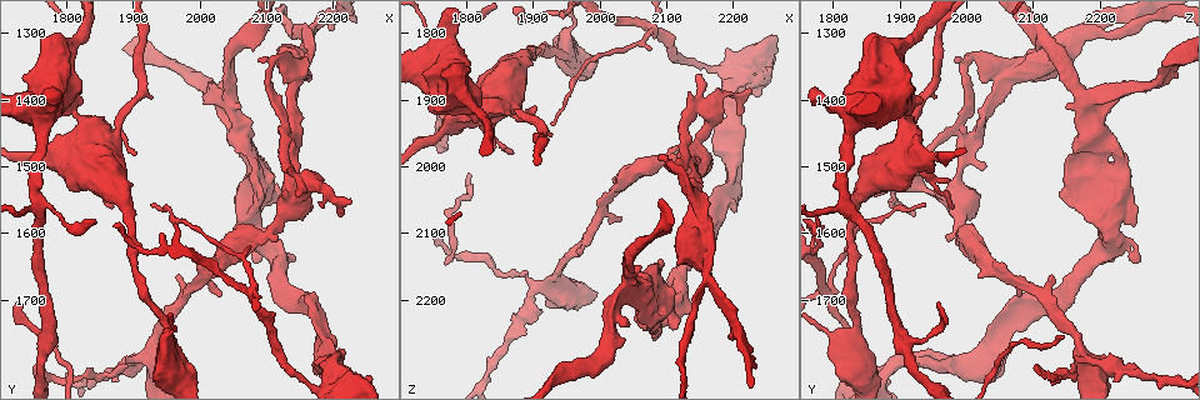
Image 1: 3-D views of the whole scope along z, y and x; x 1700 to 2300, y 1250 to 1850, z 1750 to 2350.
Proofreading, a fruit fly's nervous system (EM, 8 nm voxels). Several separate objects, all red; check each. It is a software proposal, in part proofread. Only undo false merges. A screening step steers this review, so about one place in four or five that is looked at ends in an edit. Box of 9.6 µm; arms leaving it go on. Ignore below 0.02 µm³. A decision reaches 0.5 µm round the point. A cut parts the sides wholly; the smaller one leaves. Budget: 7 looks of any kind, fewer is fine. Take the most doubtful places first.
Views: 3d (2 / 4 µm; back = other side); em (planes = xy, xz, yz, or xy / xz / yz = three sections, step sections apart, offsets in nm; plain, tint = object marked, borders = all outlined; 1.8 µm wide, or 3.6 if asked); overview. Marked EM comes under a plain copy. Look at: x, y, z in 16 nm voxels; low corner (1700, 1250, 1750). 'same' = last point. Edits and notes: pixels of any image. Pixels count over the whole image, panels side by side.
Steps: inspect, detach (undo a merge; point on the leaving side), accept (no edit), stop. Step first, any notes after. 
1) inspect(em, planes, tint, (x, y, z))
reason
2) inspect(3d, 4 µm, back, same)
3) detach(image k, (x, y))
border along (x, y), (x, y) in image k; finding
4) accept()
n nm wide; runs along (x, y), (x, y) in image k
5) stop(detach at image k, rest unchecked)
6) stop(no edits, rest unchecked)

inspect(em, xz, step 4, tint, (2160, 1300, 2170))

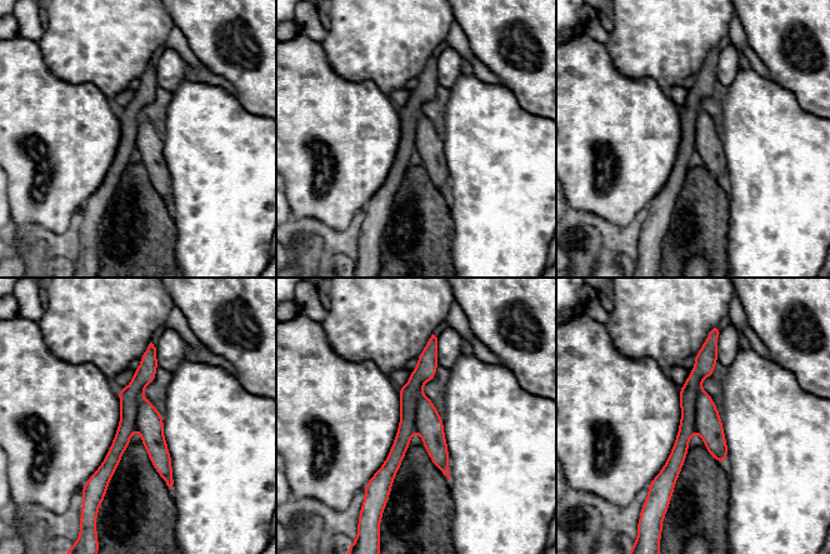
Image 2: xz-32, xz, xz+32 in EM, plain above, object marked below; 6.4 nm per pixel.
inspect(em, planes, borders, same)
cut it another way

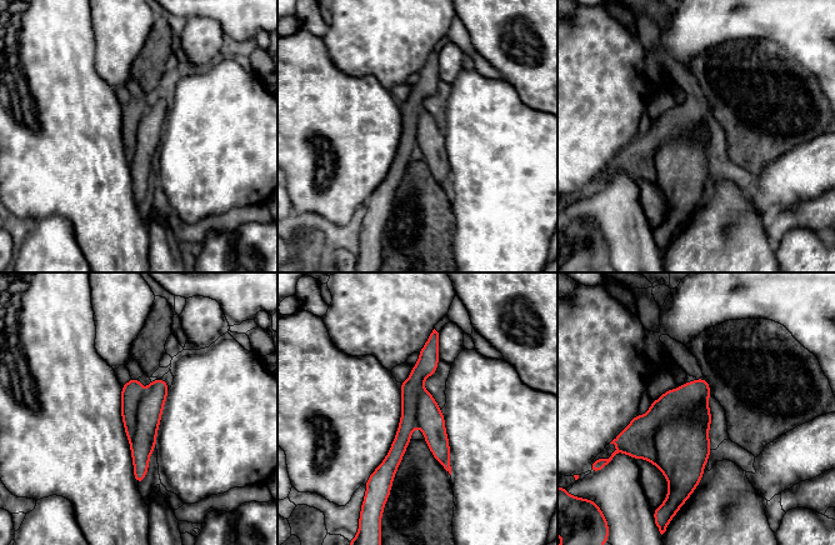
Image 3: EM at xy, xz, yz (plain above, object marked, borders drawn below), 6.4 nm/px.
detach(image 3, (636, 440))
border along (706, 404), (660, 426), (655, 465) in image 3; a second neuron is stuck on

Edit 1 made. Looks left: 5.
inspect(overview)

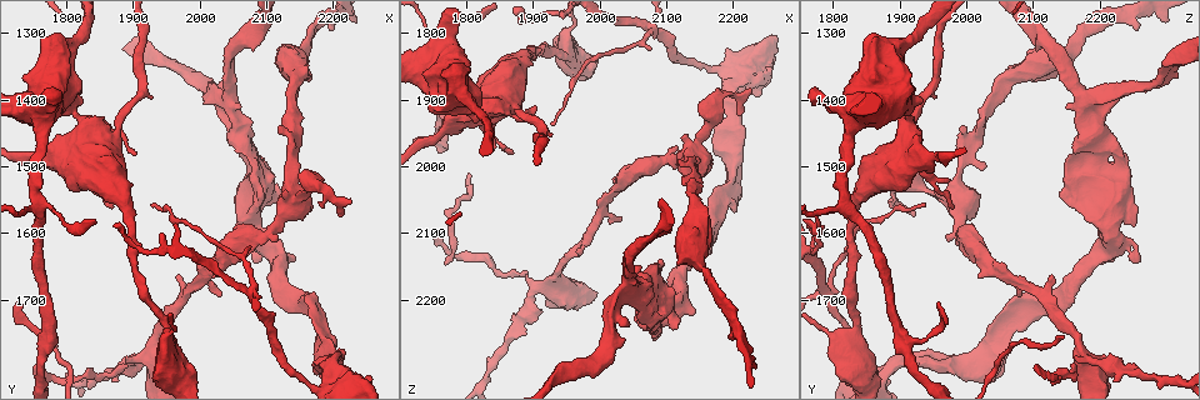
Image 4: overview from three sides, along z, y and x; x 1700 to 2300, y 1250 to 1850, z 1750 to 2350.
inspect(3d, 4 µm, (2195, 1820, 1875))
calibre changes

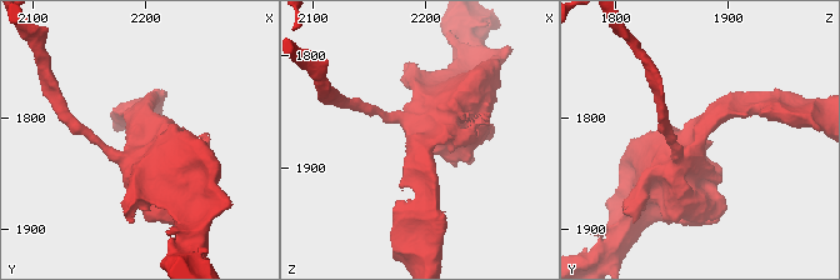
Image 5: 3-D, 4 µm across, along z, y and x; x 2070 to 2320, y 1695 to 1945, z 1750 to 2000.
inspect(em, xy, step 16, borders, (2194, 1816, 1872))
arms of 220, 900 nm; shape alone is not enough

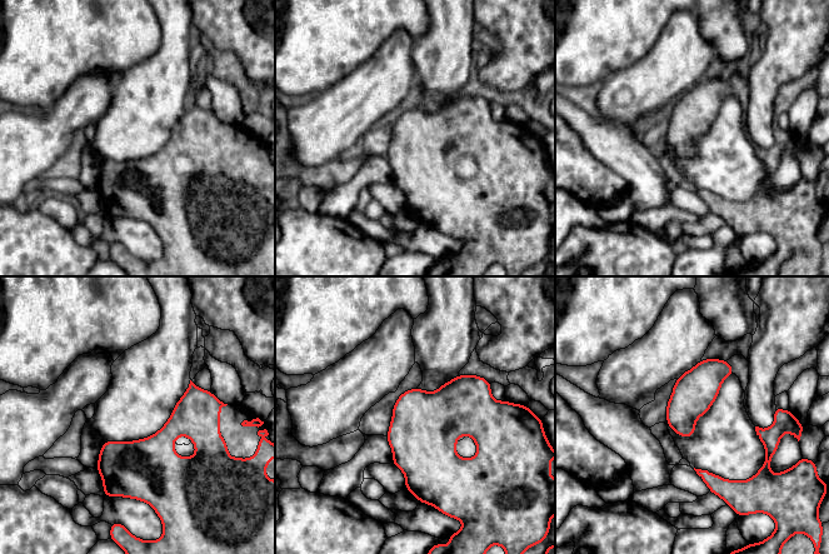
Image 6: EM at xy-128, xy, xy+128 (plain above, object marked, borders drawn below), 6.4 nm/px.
accept()
all the same neuron

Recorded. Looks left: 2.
inspect(3d, 4 µm, (2085, 1545, 2215))
abrupt turn

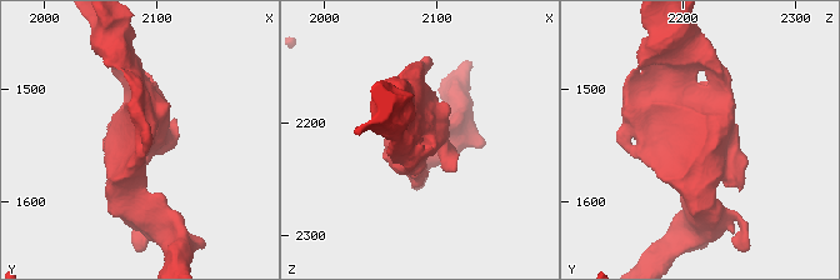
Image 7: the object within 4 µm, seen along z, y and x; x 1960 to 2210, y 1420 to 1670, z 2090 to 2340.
inspect(em, 3.6 µm, planes, tint, (2080, 1548, 2212))
need the tissue

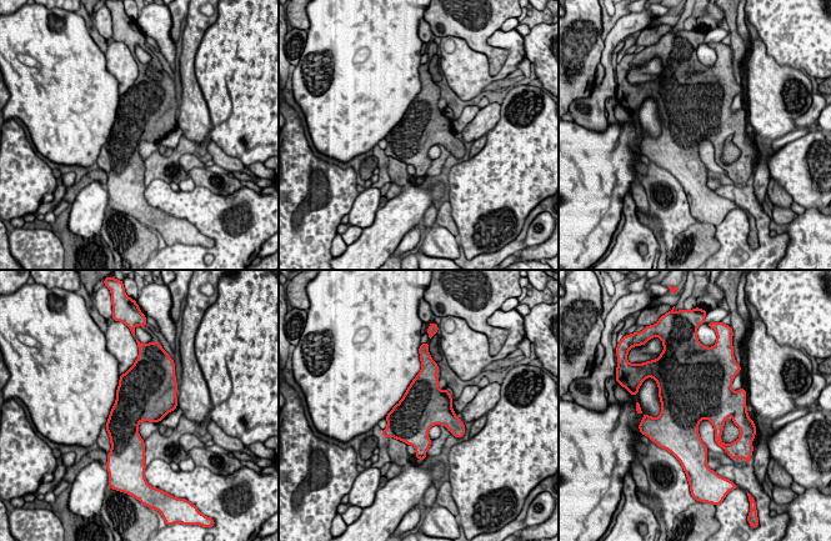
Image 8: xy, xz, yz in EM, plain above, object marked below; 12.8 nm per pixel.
accept()
600 nm wide; continuous, no second neuron

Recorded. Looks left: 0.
stop(detach at image 3, rest unchecked)

